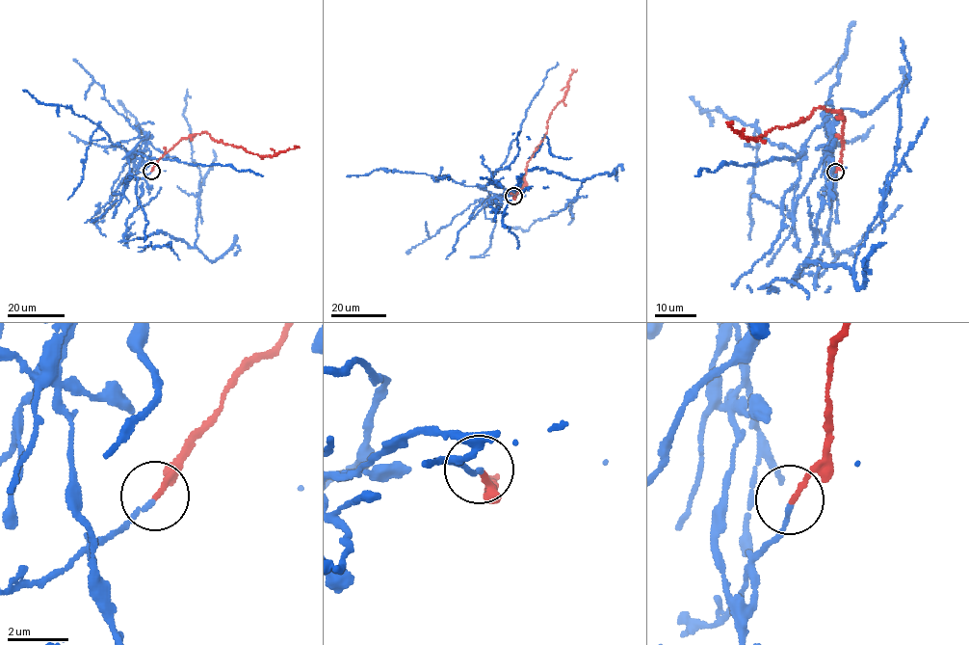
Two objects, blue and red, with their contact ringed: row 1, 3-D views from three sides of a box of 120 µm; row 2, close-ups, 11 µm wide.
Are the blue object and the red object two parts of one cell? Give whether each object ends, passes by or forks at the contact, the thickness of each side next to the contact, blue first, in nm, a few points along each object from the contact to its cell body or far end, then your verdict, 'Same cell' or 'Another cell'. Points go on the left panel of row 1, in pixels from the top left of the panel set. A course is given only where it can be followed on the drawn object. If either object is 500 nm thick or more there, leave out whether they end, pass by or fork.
At the ring blue ends. At the ring red ends. Thickness 130 nm (blue) against 140 nm. Course of blue: (151, 172), (124, 240), (160, 230), (194, 247), (200, 176), (183, 116), (187, 89). Course of red: (151, 171), (179, 140), (206, 132), (214, 140), (241, 146), (263, 156), (273, 156), (300, 147). Another cell

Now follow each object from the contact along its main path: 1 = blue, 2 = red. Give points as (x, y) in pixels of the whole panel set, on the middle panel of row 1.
1: (513, 196), (520, 176), (537, 167), (587, 178), (565, 208), (525, 230), (512, 228)
2: (513, 196), (514, 199), (524, 183), (527, 164), (545, 137), (551, 114), (565, 95), (570, 76), (577, 69)

